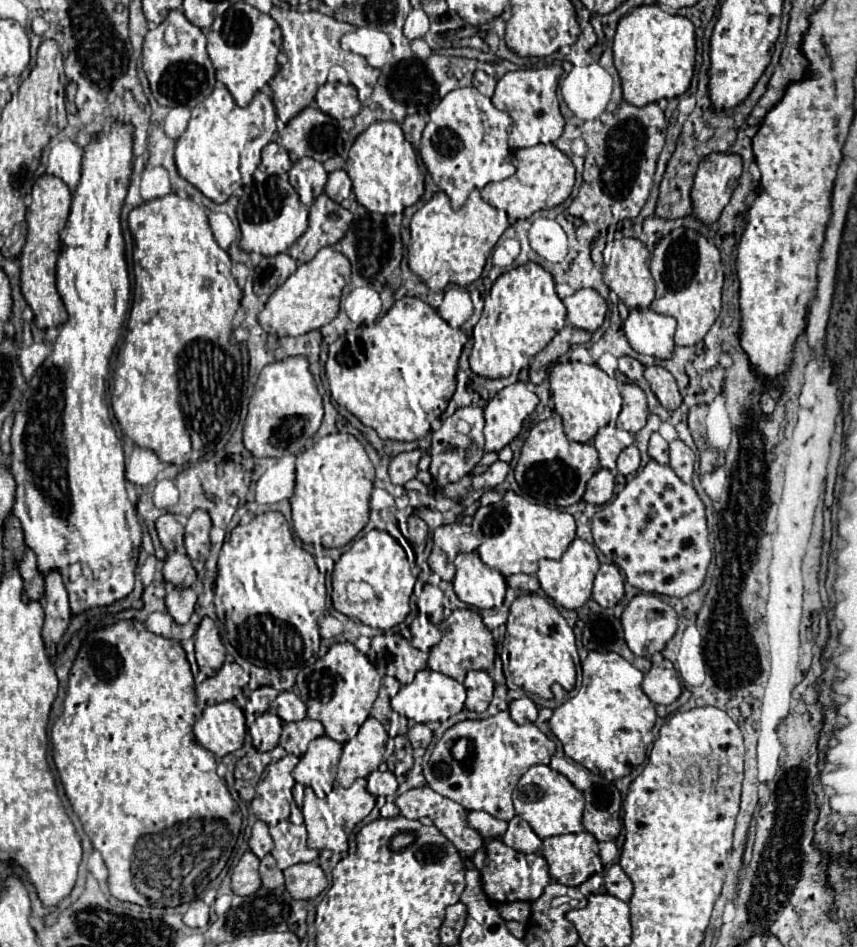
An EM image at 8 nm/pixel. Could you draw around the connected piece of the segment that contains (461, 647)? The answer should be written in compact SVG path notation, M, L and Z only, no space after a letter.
M468 608L454 610L442 624L440 624L442 640L430 650L428 668L442 672L458 682L464 682L464 676L468 670L486 670L490 672L494 666L494 638L492 632L484 626L478 612L472 612Z

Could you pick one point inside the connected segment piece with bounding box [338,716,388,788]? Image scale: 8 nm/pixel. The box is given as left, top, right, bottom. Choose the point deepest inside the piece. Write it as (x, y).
(362, 754)

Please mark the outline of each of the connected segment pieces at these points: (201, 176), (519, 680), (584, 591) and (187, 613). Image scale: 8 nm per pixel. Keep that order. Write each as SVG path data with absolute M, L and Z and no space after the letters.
M218 84L214 92L194 108L186 132L176 140L176 166L180 176L194 184L206 198L226 202L234 188L258 168L260 150L272 141L277 122L274 102L264 92L258 92L246 108L240 108L228 88Z
M524 594L518 596L512 602L510 608L510 616L506 623L506 634L502 645L500 658L503 663L504 670L510 670L512 682L520 688L524 688L530 694L536 694L540 698L554 698L552 694L552 684L560 684L564 690L572 690L576 683L576 663L580 662L576 640L574 640L574 632L568 626L568 622L562 618L562 614L542 596L538 594Z
M576 538L568 550L562 554L560 560L540 560L540 568L538 568L538 582L540 588L560 606L564 606L566 610L578 610L586 600L590 600L592 596L592 582L594 576L600 568L596 550L592 544L588 544L586 540Z
M174 588L166 594L166 608L178 624L186 624L194 612L196 592L194 588Z

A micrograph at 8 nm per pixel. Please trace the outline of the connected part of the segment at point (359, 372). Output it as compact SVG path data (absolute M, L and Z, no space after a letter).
M404 296L372 326L360 326L340 336L328 352L326 376L332 398L352 412L364 426L378 432L382 440L420 440L430 430L432 420L440 418L456 390L456 368L466 336L460 328L452 328L438 312L414 296Z

